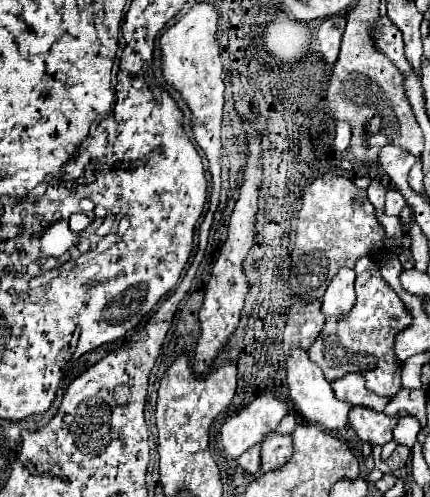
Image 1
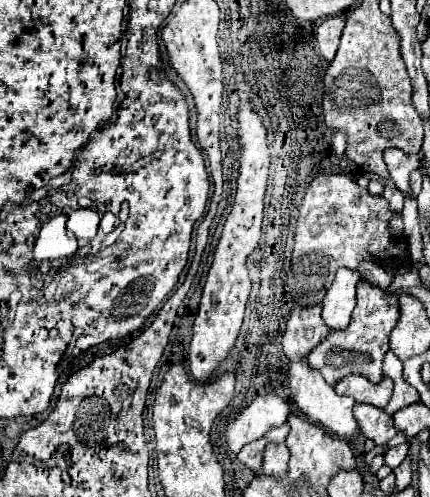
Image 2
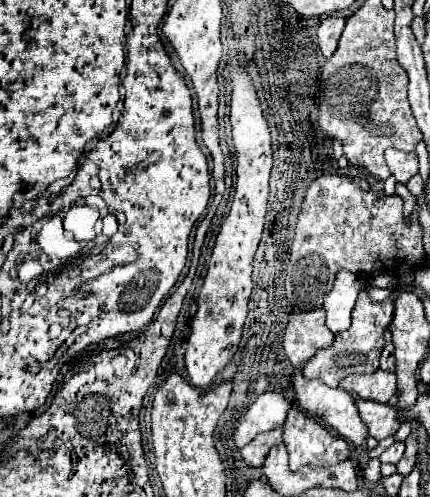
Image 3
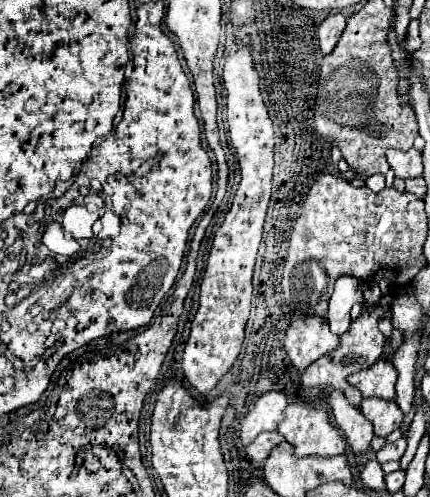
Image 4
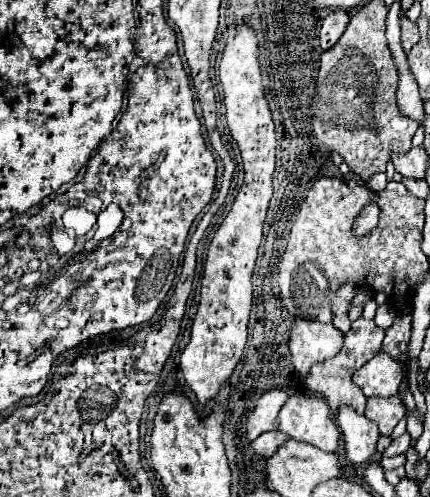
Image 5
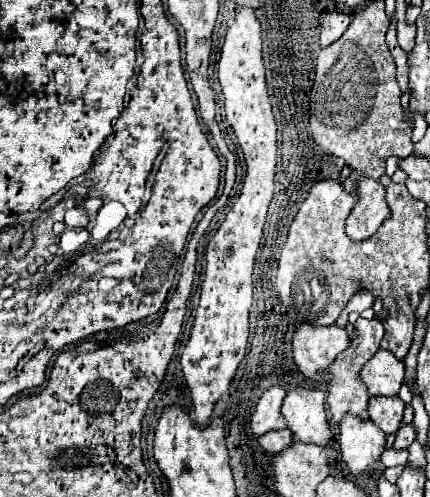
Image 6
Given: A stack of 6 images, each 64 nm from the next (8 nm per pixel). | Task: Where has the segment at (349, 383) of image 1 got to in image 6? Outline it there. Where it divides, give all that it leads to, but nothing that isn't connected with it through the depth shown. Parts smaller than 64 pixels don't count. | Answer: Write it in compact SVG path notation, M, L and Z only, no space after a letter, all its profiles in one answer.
M380 348L364 366L362 380L370 396L396 396L404 380L404 362Z

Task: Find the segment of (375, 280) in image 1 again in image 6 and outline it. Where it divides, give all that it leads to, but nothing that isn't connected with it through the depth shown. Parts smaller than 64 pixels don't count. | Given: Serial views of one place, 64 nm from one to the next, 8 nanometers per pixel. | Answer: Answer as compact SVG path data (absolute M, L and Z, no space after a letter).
M358 318L356 320L356 332L350 336L352 344L346 352L342 352L336 362L330 366L332 378L330 382L326 382L326 390L328 390L328 410L330 410L330 418L334 424L340 424L340 420L346 416L346 412L352 412L356 416L360 416L362 420L368 420L368 390L364 388L364 382L360 380L360 370L364 368L364 364L372 358L372 354L380 348L380 340L384 336L384 326L374 318L374 320L366 320L366 318Z

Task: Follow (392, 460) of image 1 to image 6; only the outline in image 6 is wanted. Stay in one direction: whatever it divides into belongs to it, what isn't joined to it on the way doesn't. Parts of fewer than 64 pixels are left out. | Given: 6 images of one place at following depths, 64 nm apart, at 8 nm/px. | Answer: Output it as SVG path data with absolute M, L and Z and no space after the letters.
M404 424L404 426L396 432L394 448L408 448L412 442L414 442L414 426L412 426L412 424Z

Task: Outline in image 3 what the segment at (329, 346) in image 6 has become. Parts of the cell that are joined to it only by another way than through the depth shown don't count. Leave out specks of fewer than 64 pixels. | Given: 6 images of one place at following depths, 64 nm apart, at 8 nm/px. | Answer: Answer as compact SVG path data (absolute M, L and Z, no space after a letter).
M324 308L292 316L284 336L280 336L280 344L294 366L304 366L318 350L332 346L334 334L326 326Z

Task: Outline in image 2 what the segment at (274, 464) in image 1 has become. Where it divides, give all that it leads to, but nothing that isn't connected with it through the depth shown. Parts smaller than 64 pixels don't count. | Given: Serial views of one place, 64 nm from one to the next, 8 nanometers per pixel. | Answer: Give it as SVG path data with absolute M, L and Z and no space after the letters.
M268 444L264 450L262 472L266 476L274 476L284 480L288 472L288 448L286 444Z

